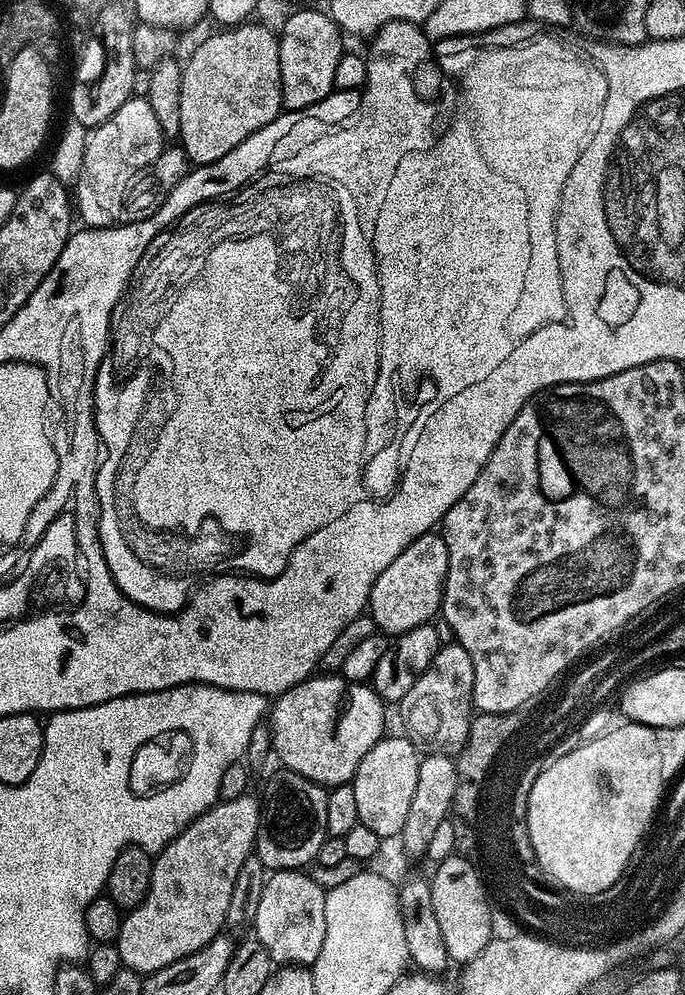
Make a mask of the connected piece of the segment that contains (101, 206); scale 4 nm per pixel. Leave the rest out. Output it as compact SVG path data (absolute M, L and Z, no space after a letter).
M133 96L122 102L109 120L91 129L85 138L85 157L82 158L80 175L74 180L74 208L79 223L89 228L113 227L115 216L121 215L125 205L128 181L138 174L138 170L151 168L165 147L162 126L158 126L158 118L154 118L150 102L142 96Z

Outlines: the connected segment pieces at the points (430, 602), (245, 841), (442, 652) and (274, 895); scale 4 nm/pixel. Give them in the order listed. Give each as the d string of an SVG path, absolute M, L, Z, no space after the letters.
M431 531L410 542L410 546L378 574L378 582L372 587L368 608L377 629L384 634L399 634L429 623L439 613L447 569L448 551L443 535Z
M252 794L233 800L220 800L207 808L197 820L192 820L164 849L155 853L150 890L146 898L120 922L120 933L115 946L123 967L129 968L131 972L151 974L202 950L202 946L209 944L215 936L221 935L226 924L235 879L238 878L242 864L248 856L253 855L256 846L261 807L261 801L257 797L255 800Z
M458 643L440 645L438 654L434 654L428 669L414 682L410 694L398 702L404 715L403 731L417 749L428 754L459 753L468 736L466 725L474 716L470 703L473 682L474 662L470 662L470 654L466 654L464 647Z
M276 870L264 881L257 914L251 922L256 928L254 938L266 948L266 953L276 966L311 966L322 954L322 942L326 942L326 888L311 880L304 870Z

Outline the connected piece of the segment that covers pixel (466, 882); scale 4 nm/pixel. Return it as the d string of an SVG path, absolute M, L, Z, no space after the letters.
M441 860L435 865L436 873L430 876L430 899L434 902L434 914L442 929L442 942L446 946L449 961L463 966L478 958L479 950L487 940L488 911L475 873L463 860Z

